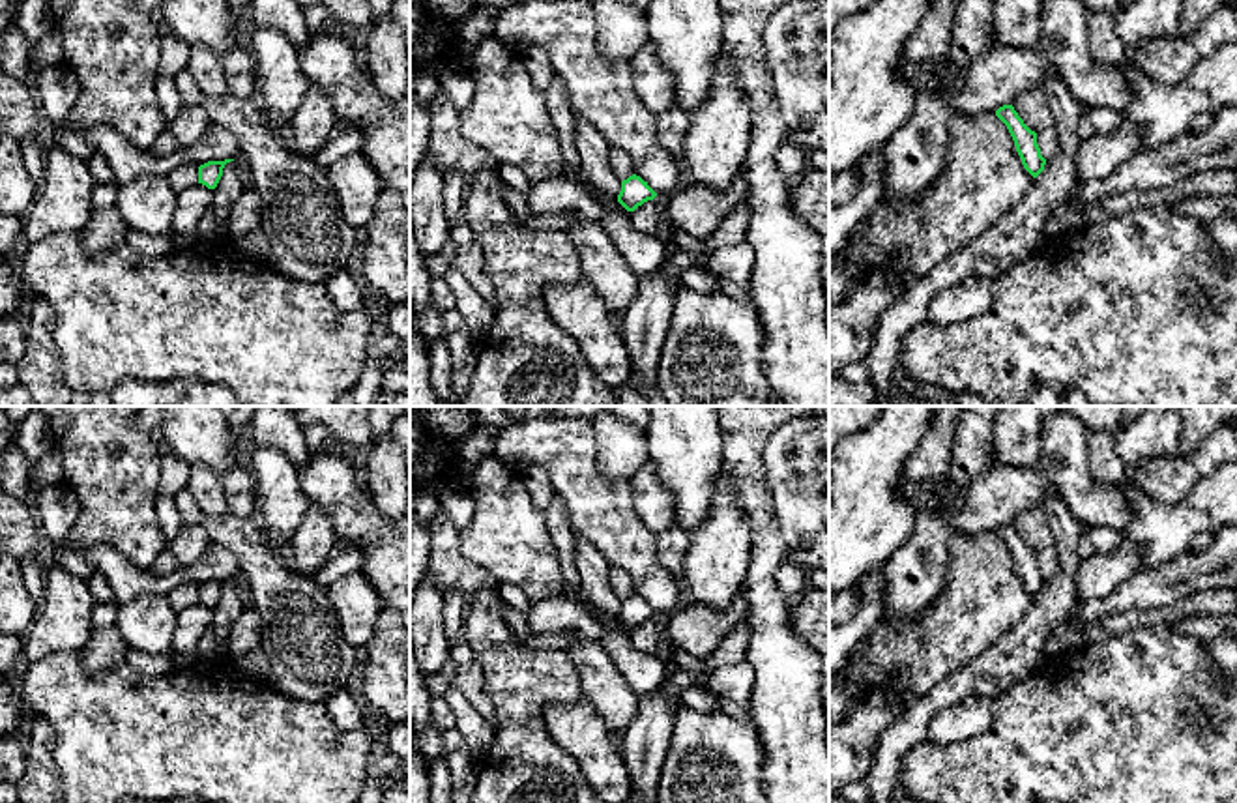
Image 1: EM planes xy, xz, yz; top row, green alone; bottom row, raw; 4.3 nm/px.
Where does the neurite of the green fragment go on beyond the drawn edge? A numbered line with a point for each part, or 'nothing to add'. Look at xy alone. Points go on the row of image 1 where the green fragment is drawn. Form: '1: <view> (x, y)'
nothing to add

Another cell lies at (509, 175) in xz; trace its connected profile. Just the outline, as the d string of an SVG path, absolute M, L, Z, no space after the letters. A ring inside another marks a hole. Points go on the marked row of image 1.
M502 165L498 168L502 182L517 191L528 193L531 182L513 165Z

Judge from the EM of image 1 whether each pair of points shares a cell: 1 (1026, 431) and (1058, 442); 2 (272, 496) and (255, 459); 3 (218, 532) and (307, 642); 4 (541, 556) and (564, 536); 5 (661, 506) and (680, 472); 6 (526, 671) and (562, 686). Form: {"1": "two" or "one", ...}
{"1": "two", "2": "one", "3": "one", "4": "two", "5": "two", "6": "one"}

